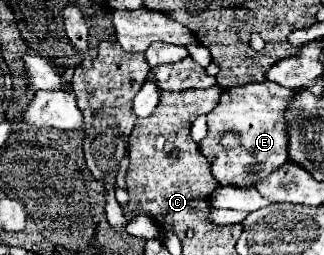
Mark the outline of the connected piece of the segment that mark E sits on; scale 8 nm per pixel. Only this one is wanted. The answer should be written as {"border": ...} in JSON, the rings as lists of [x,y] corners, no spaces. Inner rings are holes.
{"border":[[[253,83],[253,85],[245,85],[245,87],[231,87],[225,89],[221,95],[221,101],[217,103],[217,107],[207,115],[207,137],[199,143],[199,151],[203,157],[207,157],[207,161],[211,163],[211,171],[217,177],[217,181],[221,181],[221,185],[255,185],[257,177],[267,177],[271,173],[271,169],[277,169],[279,165],[283,165],[287,161],[287,151],[289,151],[289,123],[285,119],[285,113],[293,101],[293,97],[297,97],[295,89],[283,87],[279,83]],[[225,131],[237,131],[241,135],[241,145],[235,149],[225,149],[219,143],[221,133]]]}

